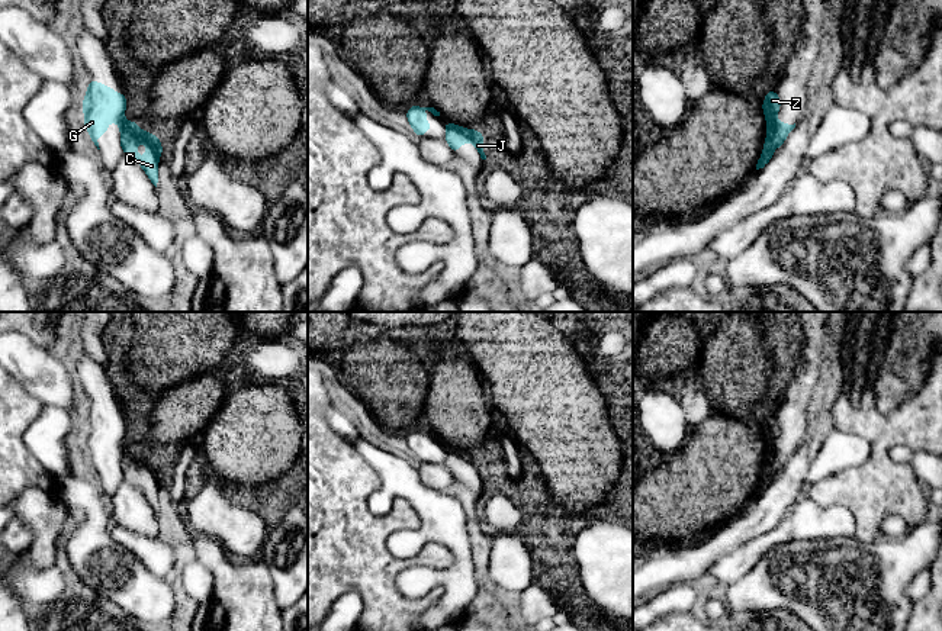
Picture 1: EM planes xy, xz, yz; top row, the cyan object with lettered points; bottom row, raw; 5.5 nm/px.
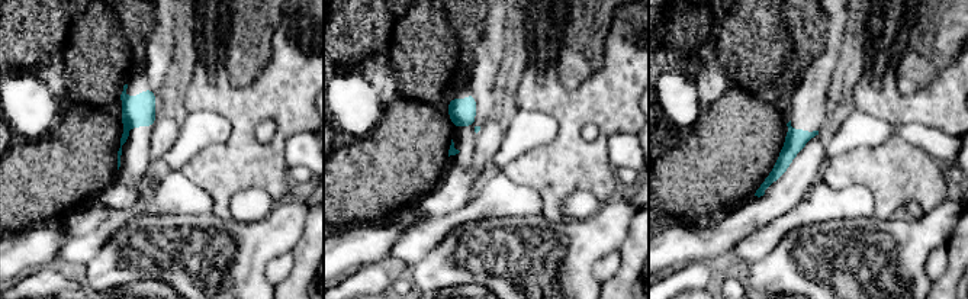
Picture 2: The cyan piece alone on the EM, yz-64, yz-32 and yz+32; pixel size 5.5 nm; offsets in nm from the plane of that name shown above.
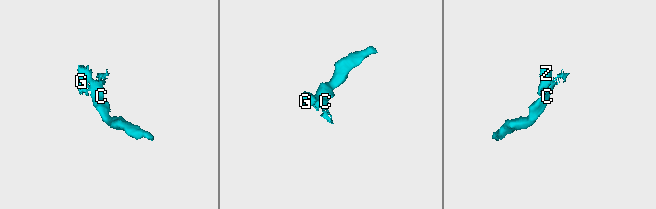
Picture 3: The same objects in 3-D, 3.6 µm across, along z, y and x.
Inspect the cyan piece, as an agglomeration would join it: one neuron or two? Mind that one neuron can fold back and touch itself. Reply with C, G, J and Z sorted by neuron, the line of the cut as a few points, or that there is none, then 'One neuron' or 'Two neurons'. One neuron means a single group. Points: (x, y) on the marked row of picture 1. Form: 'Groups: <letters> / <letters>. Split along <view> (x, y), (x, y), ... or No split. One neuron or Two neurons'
Groups: C J / G Z. Split along yz (775, 116), (771, 144), (764, 150). Two neurons

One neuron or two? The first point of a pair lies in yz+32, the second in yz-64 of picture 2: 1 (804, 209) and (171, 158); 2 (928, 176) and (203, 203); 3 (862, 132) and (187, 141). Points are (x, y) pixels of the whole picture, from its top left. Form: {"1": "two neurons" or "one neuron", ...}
{"1": "two neurons", "2": "two neurons", "3": "one neuron"}

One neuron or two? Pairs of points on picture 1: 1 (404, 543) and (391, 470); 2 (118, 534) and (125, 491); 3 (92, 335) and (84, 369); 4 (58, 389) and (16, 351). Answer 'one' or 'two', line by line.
1: one
2: one
3: two
4: one

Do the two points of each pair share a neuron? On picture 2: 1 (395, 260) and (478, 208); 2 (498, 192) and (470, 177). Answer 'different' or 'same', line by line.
1: same
2: same

